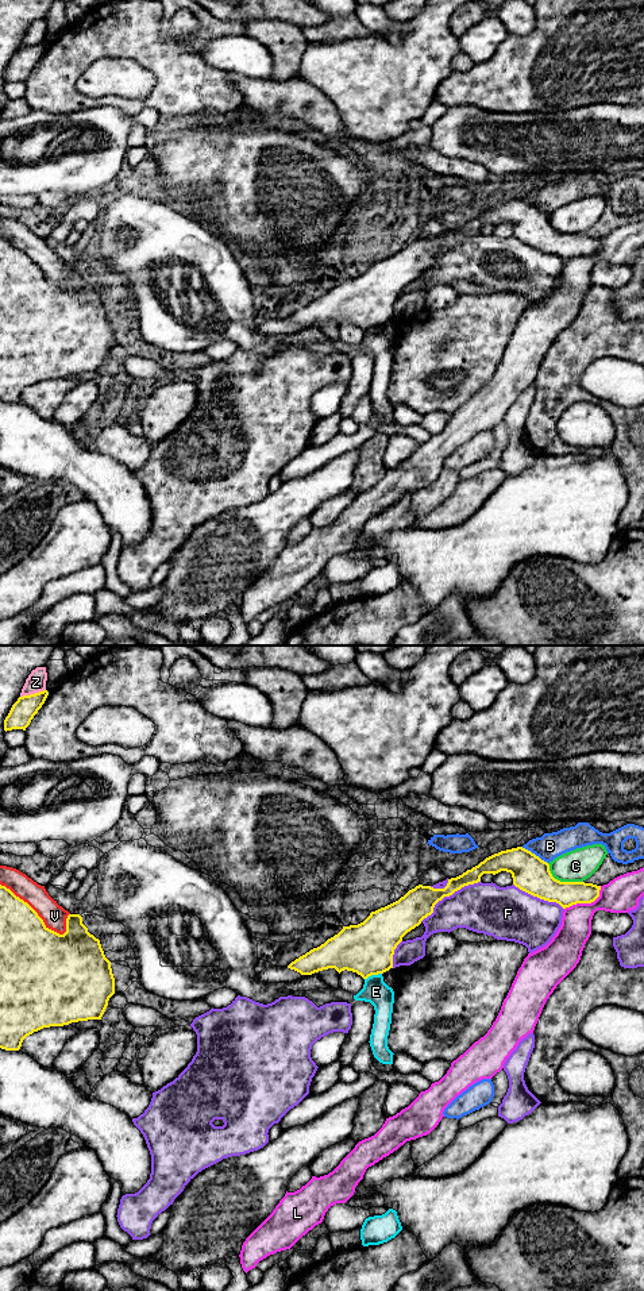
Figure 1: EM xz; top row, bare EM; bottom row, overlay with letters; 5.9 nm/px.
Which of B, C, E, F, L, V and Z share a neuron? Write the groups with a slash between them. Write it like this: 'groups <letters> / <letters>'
groups B / C / E / F / L / V / Z

